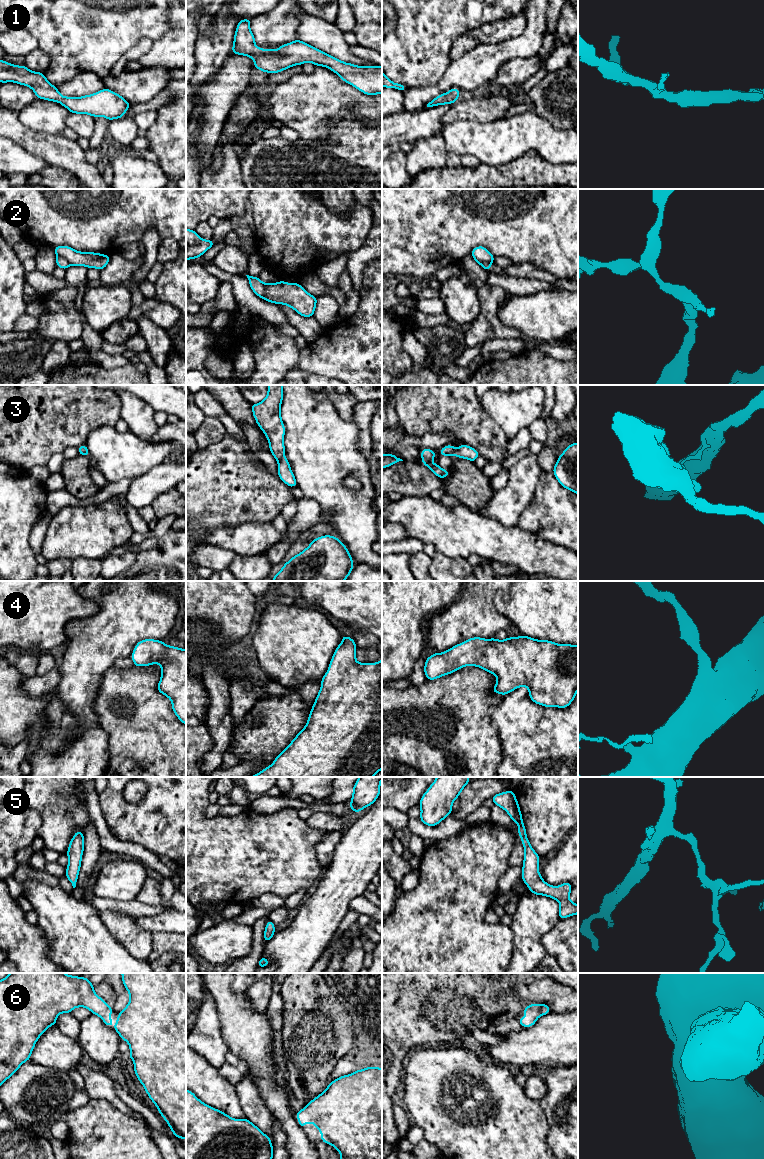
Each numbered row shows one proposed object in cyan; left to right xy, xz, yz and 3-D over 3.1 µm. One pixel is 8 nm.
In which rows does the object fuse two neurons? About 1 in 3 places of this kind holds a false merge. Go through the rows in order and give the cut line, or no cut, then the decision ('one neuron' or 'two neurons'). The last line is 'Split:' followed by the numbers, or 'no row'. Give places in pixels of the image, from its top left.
1: cut none; one neuron
2: cut xz (263, 284), (264, 298); two neurons
3: cut xz (284, 456), (278, 461); two neurons
4: cut none; one neuron
5: cut none; one neuron
6: cut none; one neuron
Split: 2, 3

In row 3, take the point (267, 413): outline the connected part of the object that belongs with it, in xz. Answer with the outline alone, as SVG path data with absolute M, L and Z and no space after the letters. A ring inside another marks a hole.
M268 385L268 393L263 401L252 404L251 409L257 425L269 441L269 449L279 461L285 457L285 426L281 418L283 385Z

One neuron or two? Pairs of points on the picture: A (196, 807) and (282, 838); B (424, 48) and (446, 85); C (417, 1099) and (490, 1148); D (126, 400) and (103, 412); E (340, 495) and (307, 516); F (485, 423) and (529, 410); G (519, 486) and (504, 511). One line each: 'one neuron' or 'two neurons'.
A: one neuron
B: two neurons
C: one neuron
D: two neurons
E: two neurons
F: two neurons
G: one neuron

